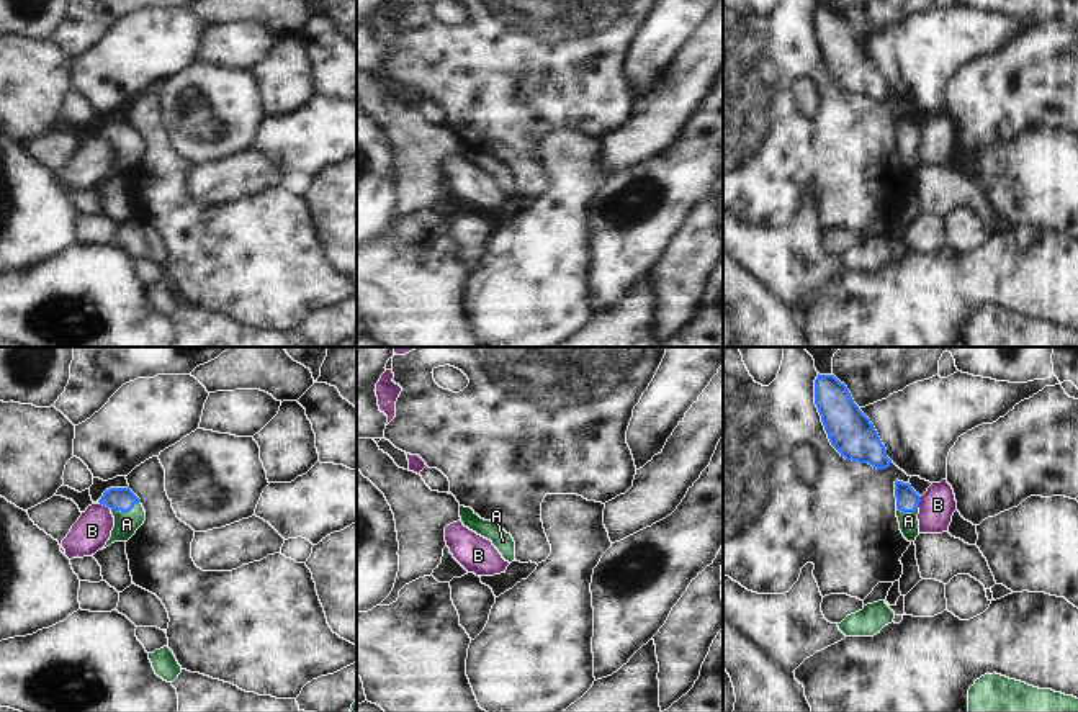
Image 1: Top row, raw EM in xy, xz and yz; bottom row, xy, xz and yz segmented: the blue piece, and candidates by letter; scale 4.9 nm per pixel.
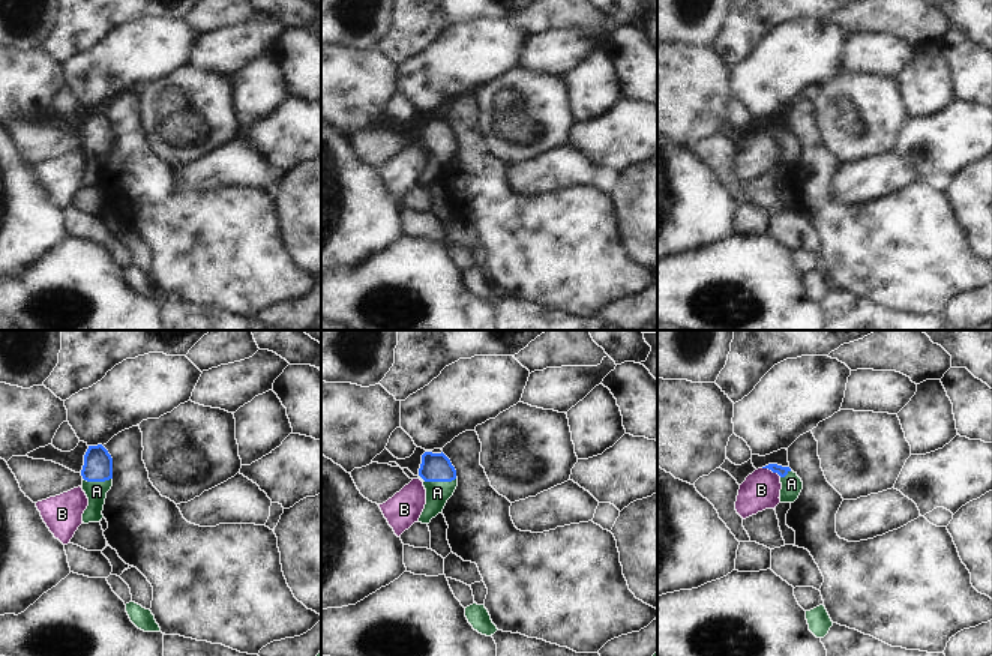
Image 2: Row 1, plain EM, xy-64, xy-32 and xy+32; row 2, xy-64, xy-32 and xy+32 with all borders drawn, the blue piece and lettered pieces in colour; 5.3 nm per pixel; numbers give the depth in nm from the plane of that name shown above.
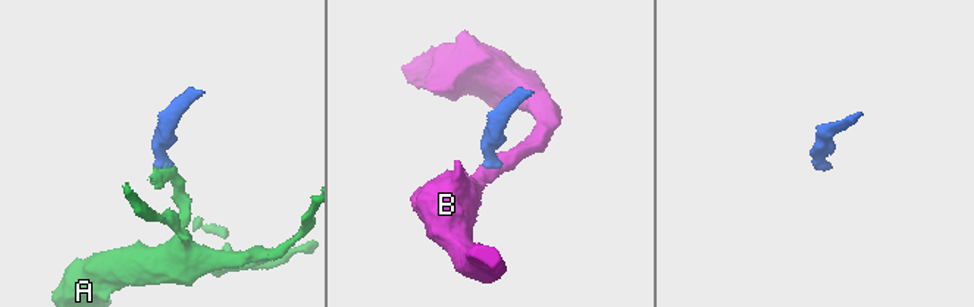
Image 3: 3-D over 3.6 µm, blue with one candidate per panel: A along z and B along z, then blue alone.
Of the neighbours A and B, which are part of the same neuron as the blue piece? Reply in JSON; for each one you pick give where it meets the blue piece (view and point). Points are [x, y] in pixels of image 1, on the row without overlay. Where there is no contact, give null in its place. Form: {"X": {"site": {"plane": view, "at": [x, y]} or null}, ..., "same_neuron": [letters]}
{"A": {"site": {"plane": "xy", "at": [125, 144]}}, "same_neuron": ["A"]}

